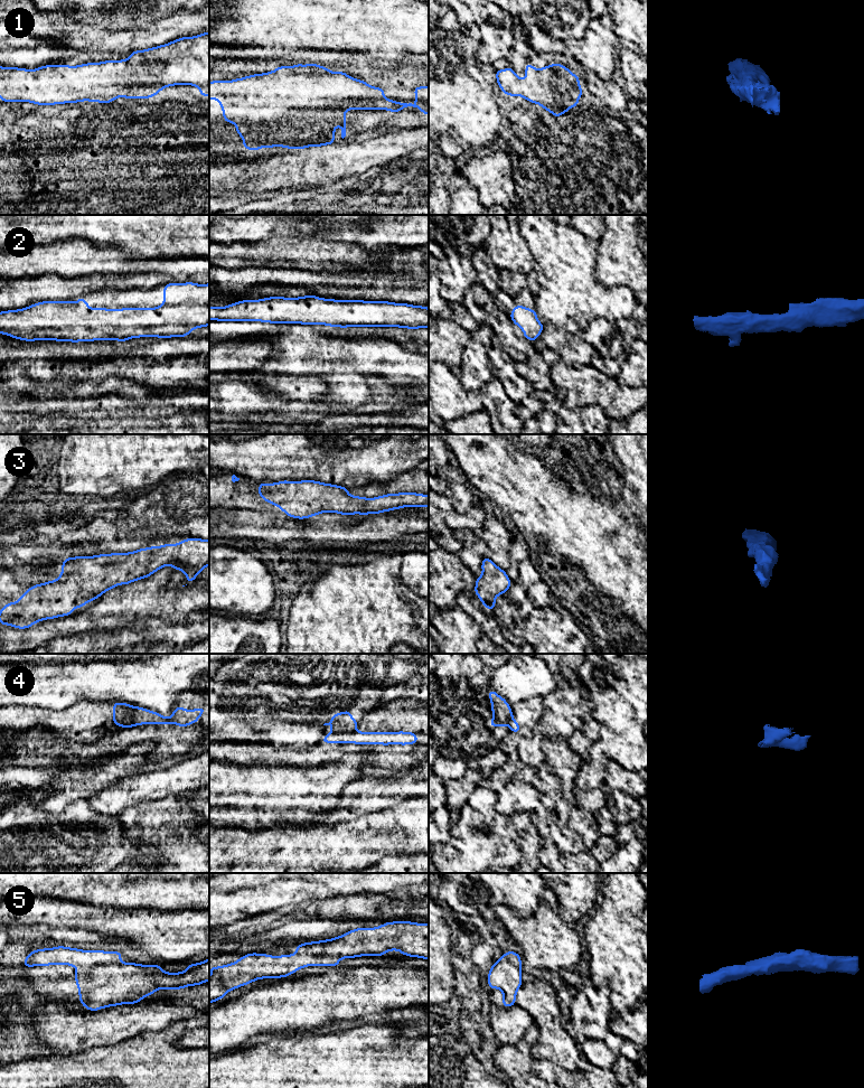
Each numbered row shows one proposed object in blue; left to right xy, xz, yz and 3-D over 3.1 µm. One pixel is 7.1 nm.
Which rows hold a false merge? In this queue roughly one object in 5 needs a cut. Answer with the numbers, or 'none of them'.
4

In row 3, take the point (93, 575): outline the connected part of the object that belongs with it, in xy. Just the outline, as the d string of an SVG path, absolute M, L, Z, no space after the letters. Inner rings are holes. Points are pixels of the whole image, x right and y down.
M189 537L179 544L142 547L129 553L66 557L62 574L56 580L30 587L17 602L9 602L0 610L0 626L27 629L37 621L69 616L75 608L96 600L107 590L145 579L167 565L171 565L173 571L181 570L187 576L187 584L190 584L209 565L209 540Z

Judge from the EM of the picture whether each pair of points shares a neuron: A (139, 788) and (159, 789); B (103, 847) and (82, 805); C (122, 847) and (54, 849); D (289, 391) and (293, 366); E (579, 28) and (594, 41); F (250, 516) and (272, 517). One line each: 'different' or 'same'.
A: same
B: same
C: same
D: different
E: different
F: same

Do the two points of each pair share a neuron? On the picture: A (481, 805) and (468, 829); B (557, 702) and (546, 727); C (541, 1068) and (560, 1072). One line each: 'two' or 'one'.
A: one
B: one
C: one

